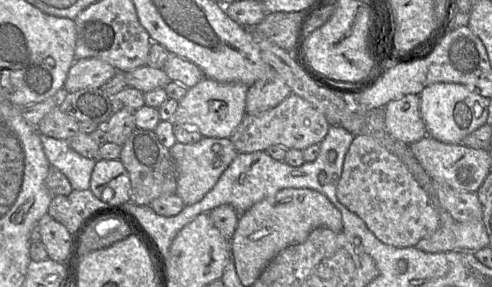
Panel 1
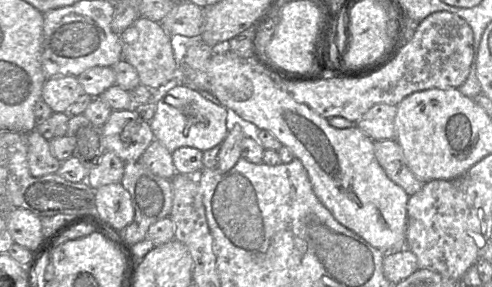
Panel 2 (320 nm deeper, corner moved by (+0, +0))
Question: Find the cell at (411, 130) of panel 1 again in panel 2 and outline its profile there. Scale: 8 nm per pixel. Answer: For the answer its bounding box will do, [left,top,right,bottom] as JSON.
[354,104,396,141]

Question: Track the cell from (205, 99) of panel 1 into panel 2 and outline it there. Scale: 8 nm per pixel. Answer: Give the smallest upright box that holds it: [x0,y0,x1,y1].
[149,82,234,153]

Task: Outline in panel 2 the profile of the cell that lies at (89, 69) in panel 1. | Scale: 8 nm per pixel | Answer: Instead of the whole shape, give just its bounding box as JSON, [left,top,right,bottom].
[41,76,85,113]

